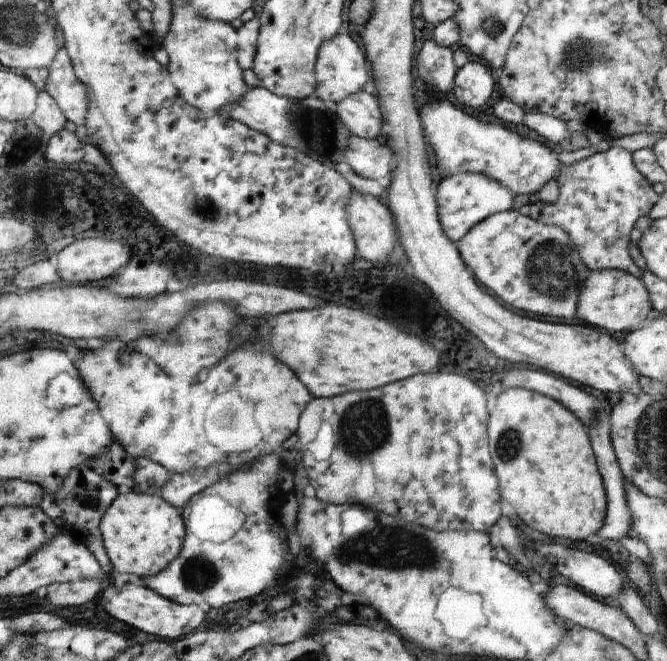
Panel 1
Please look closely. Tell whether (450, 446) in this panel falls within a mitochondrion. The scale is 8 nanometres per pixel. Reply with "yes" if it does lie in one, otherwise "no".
no

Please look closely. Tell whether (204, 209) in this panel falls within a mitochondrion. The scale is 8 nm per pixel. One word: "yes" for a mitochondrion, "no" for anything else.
yes

